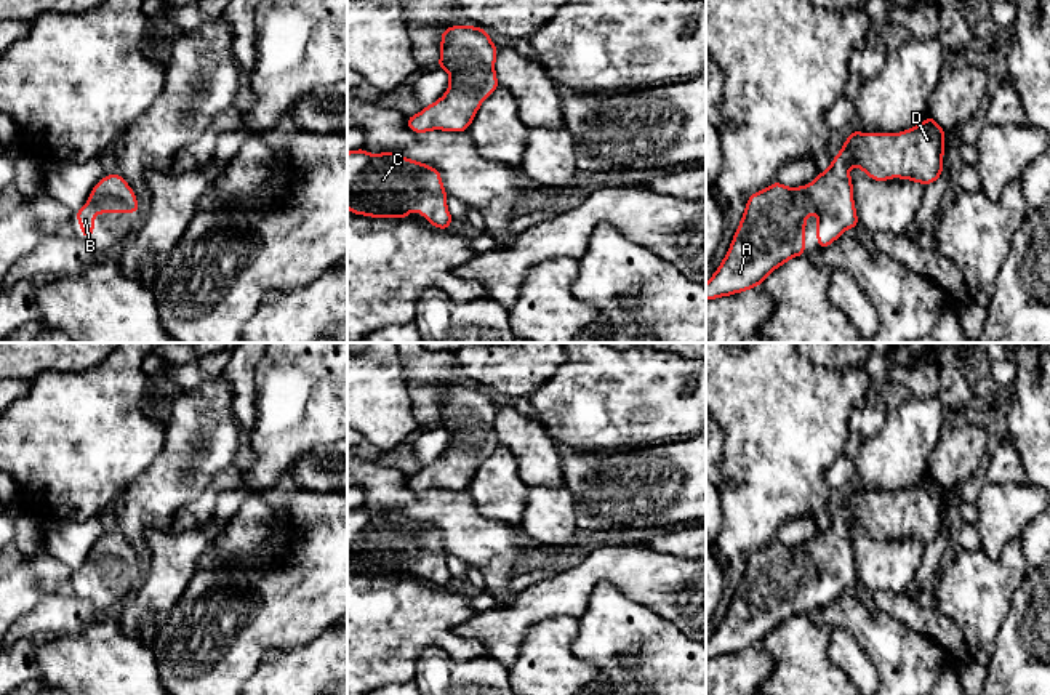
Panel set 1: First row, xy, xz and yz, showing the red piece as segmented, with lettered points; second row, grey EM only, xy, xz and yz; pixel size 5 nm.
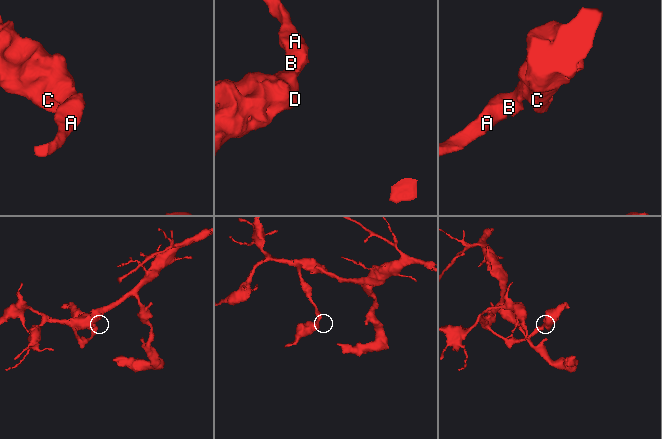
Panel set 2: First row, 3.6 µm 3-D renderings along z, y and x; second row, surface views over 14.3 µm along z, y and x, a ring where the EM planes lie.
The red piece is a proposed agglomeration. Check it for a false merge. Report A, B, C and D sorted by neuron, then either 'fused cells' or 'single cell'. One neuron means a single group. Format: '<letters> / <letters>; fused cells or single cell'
A B C D; single cell

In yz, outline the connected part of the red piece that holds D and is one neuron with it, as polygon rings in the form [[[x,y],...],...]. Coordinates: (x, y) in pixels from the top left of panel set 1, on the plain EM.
[[[933,476],[925,477],[919,484],[903,492],[860,492],[850,490],[848,498],[842,503],[840,512],[831,520],[826,530],[821,530],[808,544],[786,546],[779,540],[770,546],[759,549],[747,556],[747,564],[741,581],[733,594],[731,604],[717,626],[714,634],[706,642],[706,660],[746,650],[759,645],[765,636],[776,626],[783,625],[791,617],[805,613],[805,580],[810,572],[818,573],[816,596],[820,609],[831,604],[848,586],[860,586],[858,575],[853,560],[853,544],[848,527],[852,524],[861,527],[871,538],[888,540],[893,535],[901,538],[911,538],[924,544],[935,541],[943,532],[943,512],[944,512],[944,488],[936,482]]]

